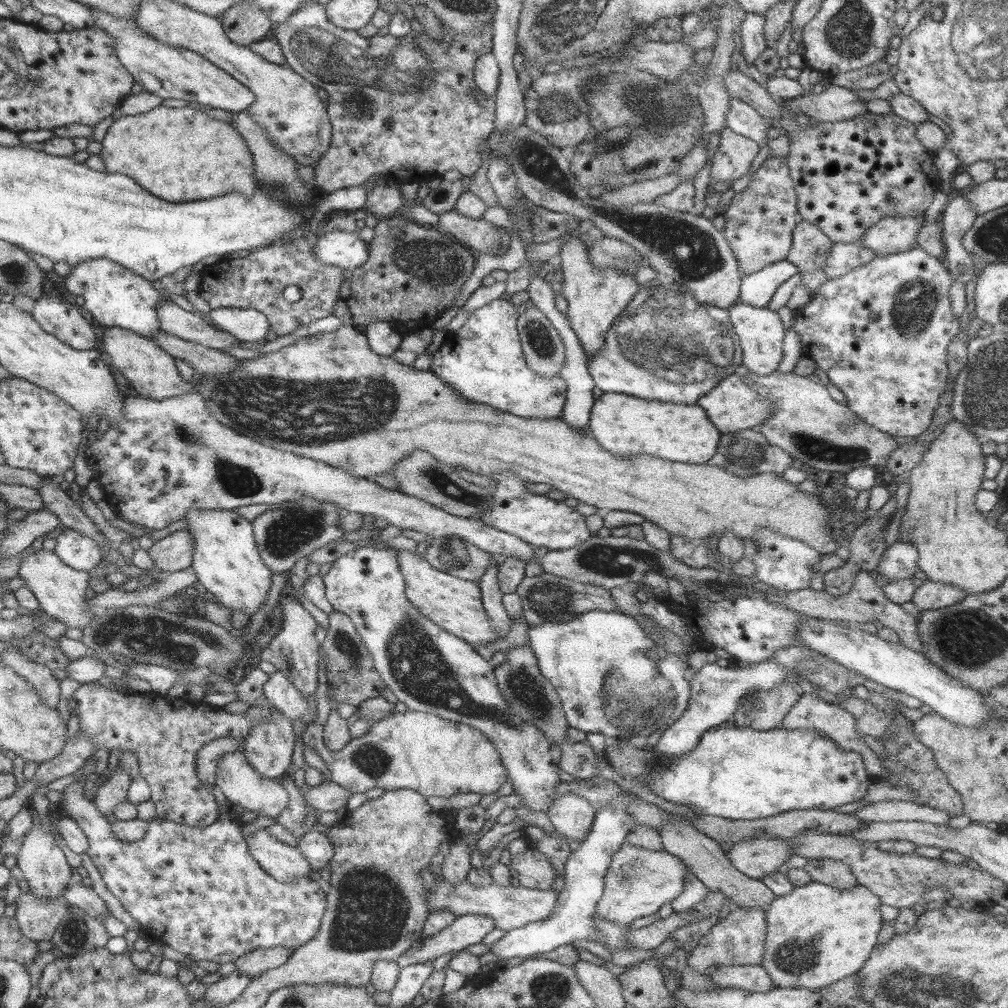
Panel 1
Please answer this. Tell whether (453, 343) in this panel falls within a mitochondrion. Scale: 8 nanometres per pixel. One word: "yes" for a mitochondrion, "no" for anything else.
no

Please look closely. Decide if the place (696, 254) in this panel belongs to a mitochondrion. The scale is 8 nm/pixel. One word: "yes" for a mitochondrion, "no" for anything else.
yes

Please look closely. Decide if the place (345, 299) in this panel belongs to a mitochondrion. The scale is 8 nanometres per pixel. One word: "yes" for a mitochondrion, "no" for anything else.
no

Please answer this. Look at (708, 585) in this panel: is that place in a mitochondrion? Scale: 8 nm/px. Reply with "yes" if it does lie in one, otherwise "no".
yes

